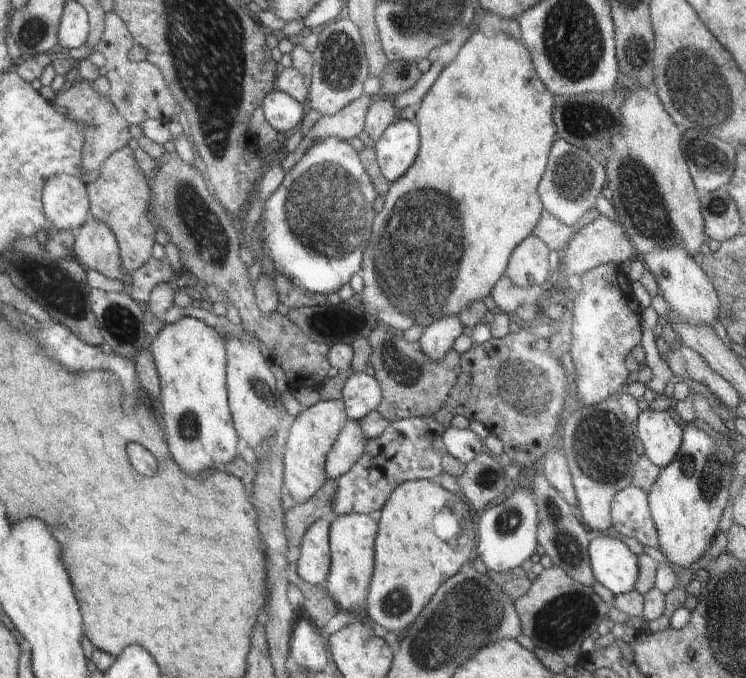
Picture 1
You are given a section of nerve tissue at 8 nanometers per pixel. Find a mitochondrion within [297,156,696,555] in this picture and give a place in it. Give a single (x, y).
(417, 258)

